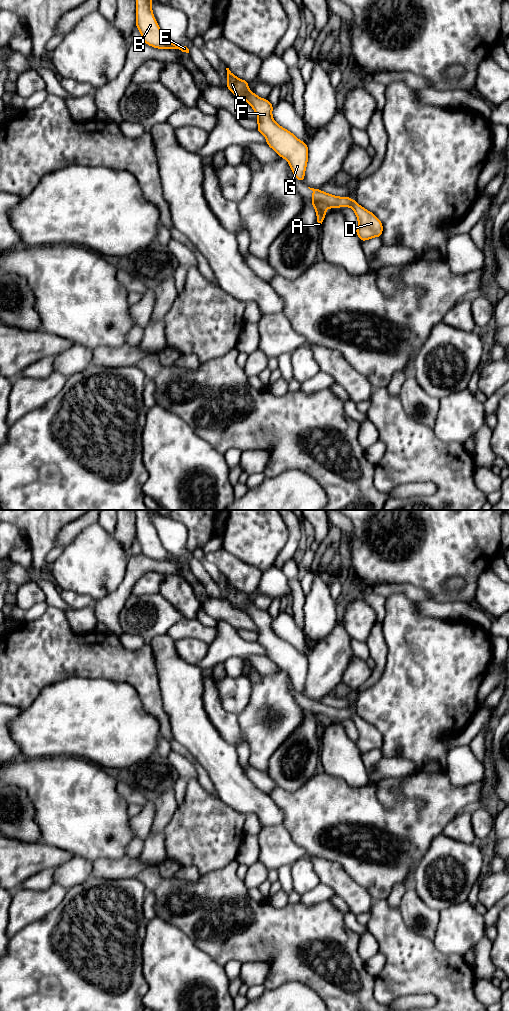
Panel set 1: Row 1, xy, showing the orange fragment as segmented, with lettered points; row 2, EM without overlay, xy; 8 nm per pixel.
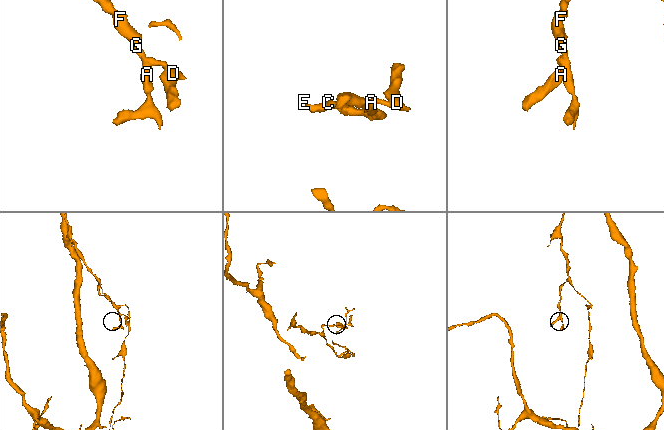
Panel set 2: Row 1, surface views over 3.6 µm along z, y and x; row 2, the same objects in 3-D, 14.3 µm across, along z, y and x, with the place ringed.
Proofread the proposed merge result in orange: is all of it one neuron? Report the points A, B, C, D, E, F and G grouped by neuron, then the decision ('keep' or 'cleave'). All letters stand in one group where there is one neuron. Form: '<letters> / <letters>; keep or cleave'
A B C E F G / D; cleave

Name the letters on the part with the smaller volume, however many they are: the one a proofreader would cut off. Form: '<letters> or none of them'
D

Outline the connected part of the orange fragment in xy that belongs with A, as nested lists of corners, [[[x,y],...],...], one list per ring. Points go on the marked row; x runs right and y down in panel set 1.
[[[312,201],[312,204],[317,214],[317,226],[321,228],[323,220],[326,216],[326,208],[316,201]]]

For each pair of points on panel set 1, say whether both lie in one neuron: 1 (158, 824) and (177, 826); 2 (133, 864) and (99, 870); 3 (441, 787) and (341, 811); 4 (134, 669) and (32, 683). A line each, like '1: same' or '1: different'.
1: different
2: same
3: same
4: same

